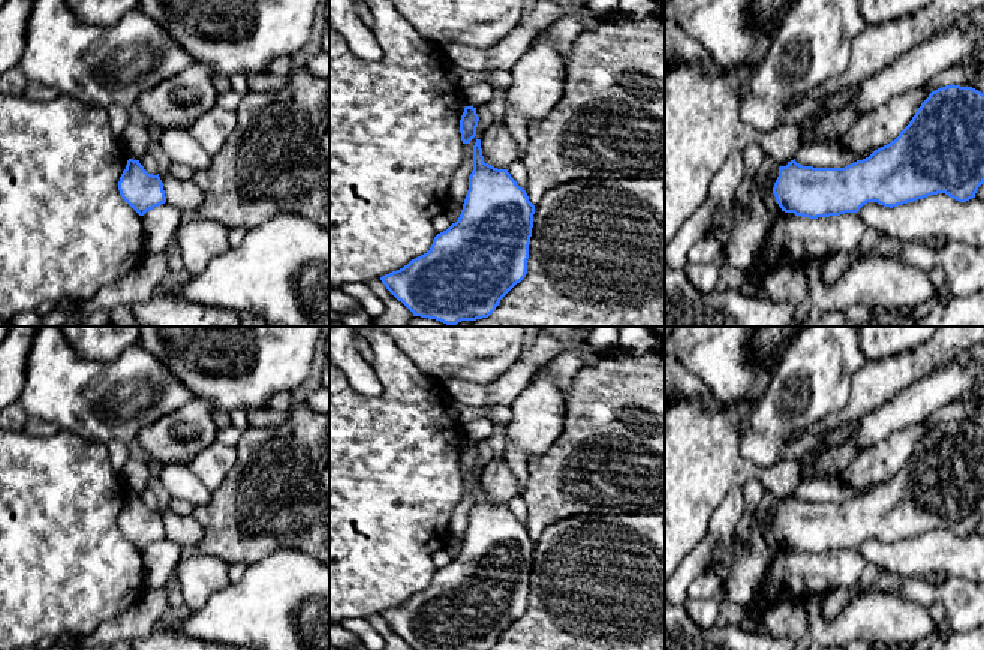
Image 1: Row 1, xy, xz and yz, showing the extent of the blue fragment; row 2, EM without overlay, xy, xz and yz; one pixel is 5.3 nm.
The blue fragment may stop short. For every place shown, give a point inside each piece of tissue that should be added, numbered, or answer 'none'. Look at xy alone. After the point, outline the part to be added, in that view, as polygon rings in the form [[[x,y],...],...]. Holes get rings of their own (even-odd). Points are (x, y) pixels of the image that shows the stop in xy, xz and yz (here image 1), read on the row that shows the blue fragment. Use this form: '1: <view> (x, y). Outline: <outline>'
none

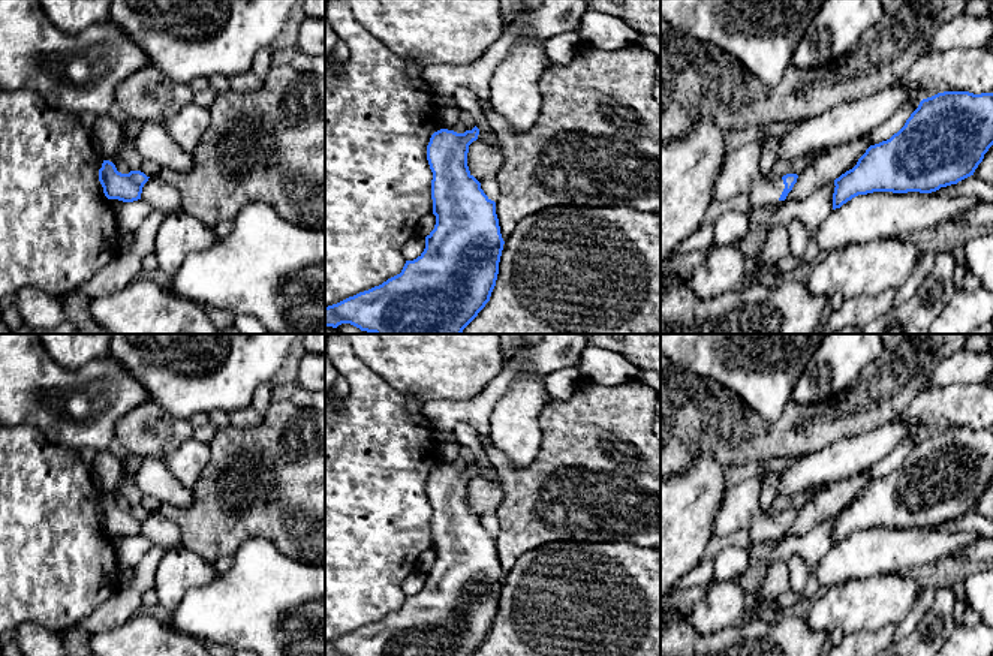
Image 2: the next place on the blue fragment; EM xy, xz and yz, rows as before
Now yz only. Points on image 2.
1: yz (740, 174). Outline: [[[753,139],[726,153],[713,187],[713,196],[725,201],[735,195],[749,198],[750,211],[779,201],[785,184],[767,178],[759,169],[761,139]]]

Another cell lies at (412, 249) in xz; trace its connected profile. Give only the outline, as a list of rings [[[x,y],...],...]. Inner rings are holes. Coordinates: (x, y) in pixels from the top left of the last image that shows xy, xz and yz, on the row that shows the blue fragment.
[[[418,235],[418,237],[409,240],[403,246],[401,253],[403,253],[403,256],[404,256],[406,261],[413,261],[418,256],[421,256],[421,253],[424,252],[424,249],[425,249],[425,238]]]

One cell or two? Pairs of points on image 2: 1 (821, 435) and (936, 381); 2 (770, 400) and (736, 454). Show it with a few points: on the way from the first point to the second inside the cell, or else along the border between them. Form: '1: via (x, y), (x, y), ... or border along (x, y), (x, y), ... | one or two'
1: border along (947, 355), (927, 379), (926, 388) | two
2: border along (734, 393), (769, 420), (776, 420), (790, 402) | two

